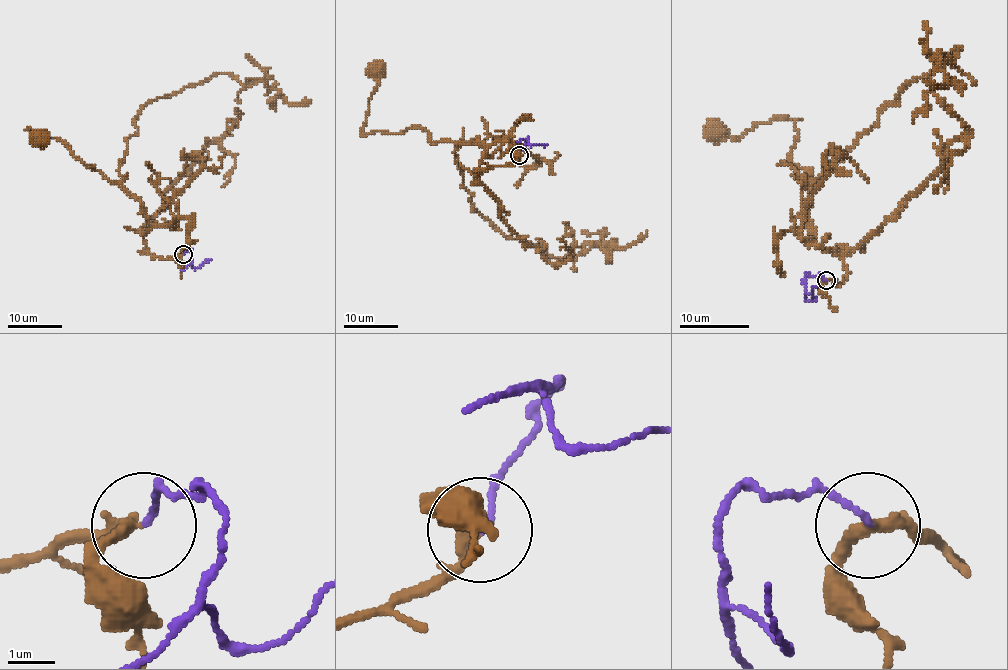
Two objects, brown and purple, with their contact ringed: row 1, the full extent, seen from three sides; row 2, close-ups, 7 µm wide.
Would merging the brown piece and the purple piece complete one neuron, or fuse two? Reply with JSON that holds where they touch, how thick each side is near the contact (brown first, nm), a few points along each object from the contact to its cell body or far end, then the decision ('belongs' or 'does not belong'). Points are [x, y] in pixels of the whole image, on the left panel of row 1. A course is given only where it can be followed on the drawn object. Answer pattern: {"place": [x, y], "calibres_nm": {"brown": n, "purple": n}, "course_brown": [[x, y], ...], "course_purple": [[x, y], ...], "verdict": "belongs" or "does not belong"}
{"place": [183, 254], "calibres_nm": {"brown": 240, "purple": 110}, "course_brown": [[183, 255], [155, 257], [140, 202], [64, 143], [28, 128], [41, 145], [33, 134], [40, 137]], "course_purple": [[183, 255], [191, 250], [190, 263], [194, 268], [210, 259]], "verdict": "belongs"}

